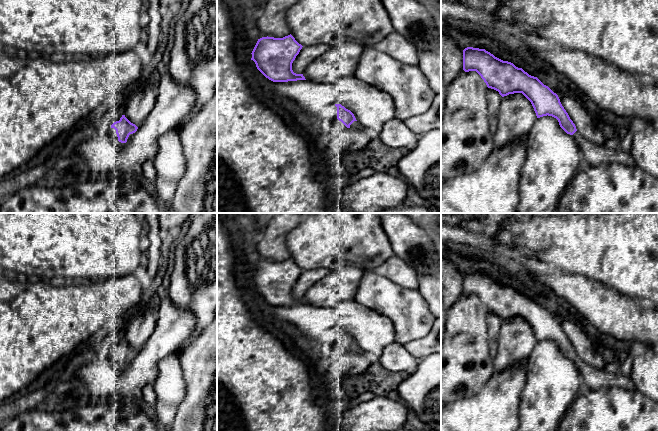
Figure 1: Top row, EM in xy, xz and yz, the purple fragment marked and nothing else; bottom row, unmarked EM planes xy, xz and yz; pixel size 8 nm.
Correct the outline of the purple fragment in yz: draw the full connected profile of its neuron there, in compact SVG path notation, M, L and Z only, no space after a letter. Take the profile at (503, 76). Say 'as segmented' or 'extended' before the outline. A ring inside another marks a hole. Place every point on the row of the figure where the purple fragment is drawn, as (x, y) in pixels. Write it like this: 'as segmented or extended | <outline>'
extended | M467 47L463 50L463 70L476 71L487 87L498 91L502 97L522 93L531 102L537 118L547 115L556 118L560 127L574 137L589 166L603 163L635 164L630 152L621 148L610 149L586 140L577 131L558 95L537 77L513 63L503 61L485 49Z

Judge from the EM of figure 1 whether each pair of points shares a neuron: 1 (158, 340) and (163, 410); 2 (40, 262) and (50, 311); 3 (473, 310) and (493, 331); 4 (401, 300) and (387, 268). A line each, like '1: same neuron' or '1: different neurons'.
1: different neurons
2: different neurons
3: different neurons
4: different neurons

